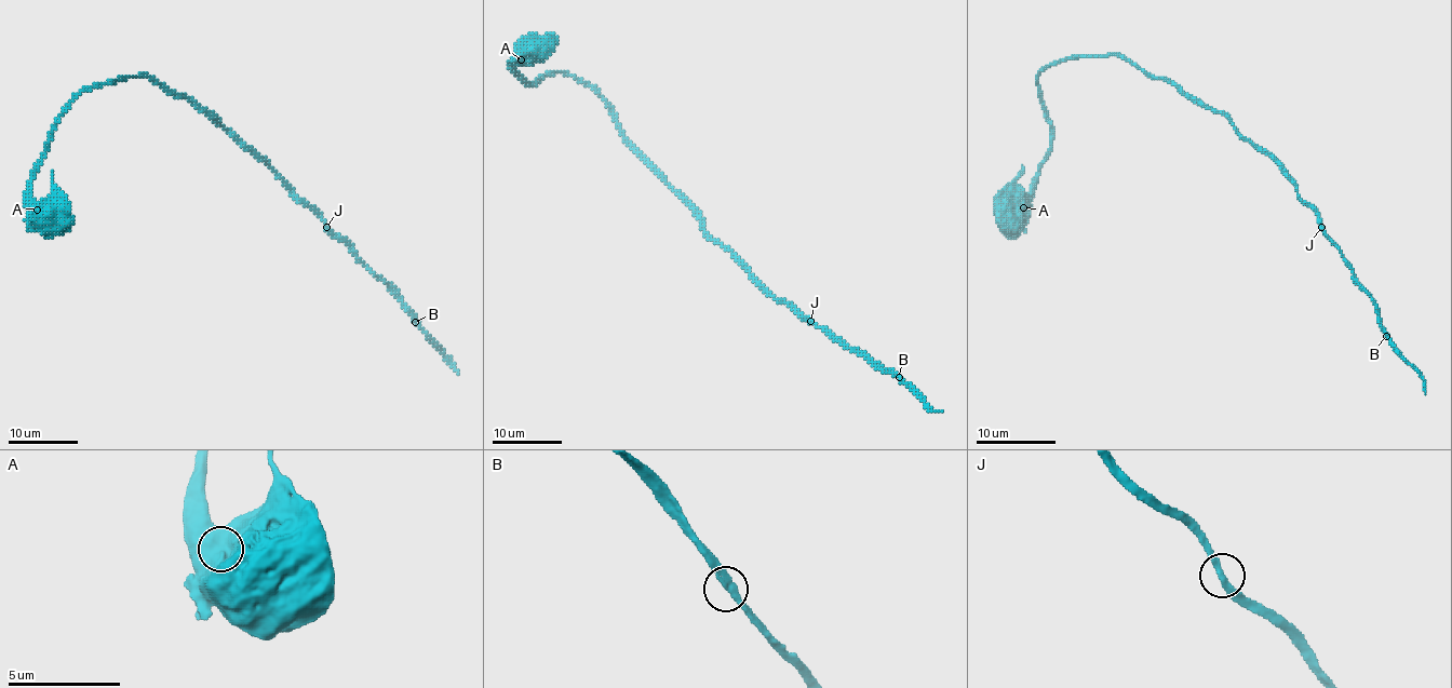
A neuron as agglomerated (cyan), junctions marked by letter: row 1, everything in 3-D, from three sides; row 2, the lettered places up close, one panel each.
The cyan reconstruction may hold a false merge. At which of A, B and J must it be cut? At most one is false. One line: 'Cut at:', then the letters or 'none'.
Cut at: none

